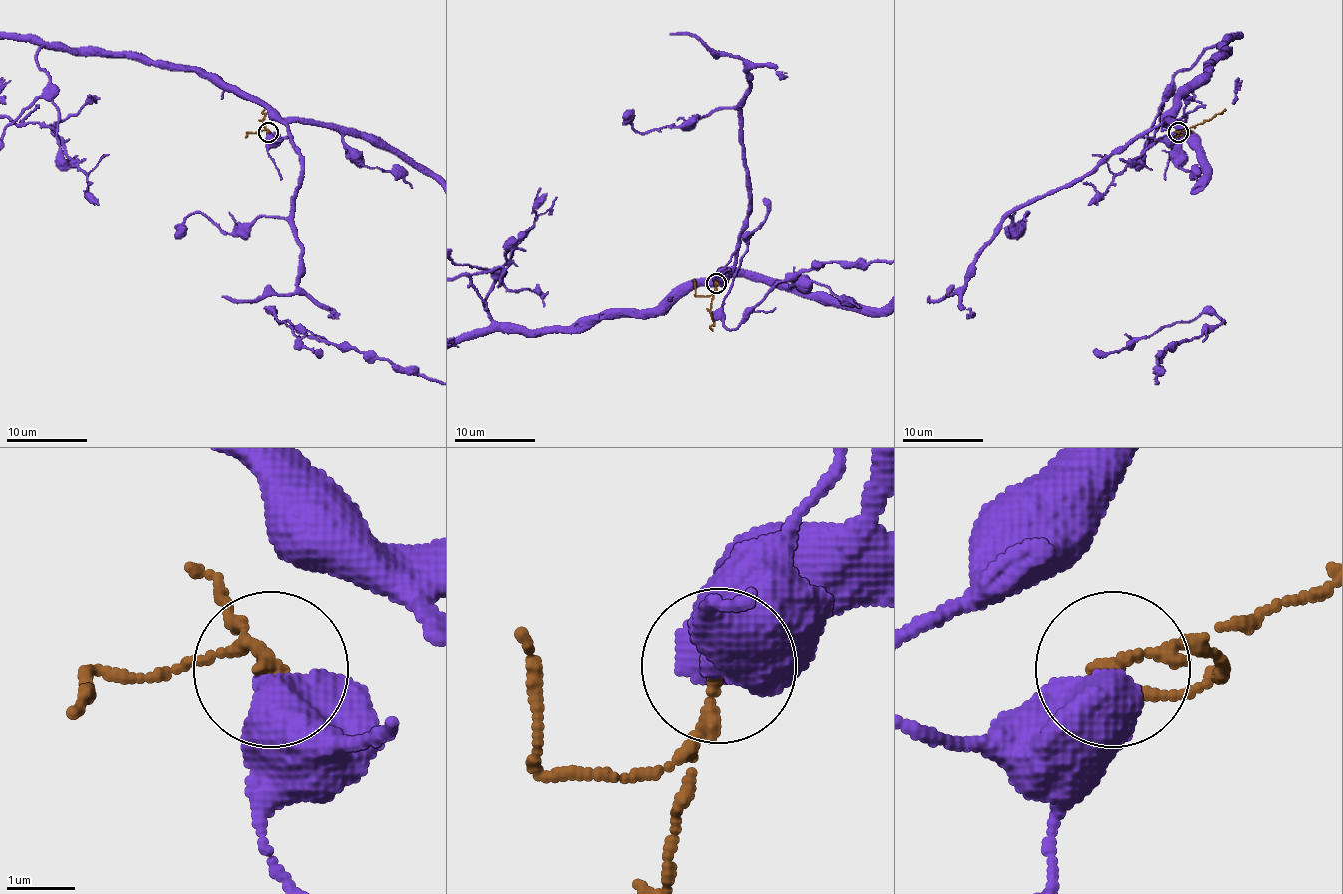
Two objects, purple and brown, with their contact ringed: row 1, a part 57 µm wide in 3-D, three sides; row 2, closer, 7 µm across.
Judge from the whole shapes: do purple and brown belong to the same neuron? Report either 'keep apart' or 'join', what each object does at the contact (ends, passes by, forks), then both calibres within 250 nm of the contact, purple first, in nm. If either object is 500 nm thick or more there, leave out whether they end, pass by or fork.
keep apart; 700 nm thick on the purple side, 220 nm on the other

